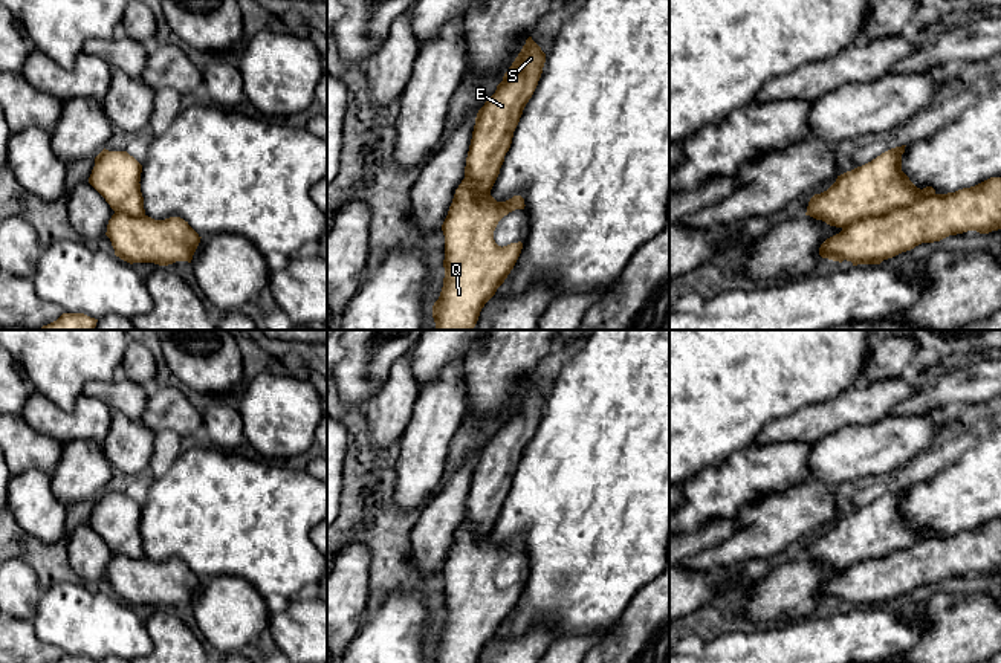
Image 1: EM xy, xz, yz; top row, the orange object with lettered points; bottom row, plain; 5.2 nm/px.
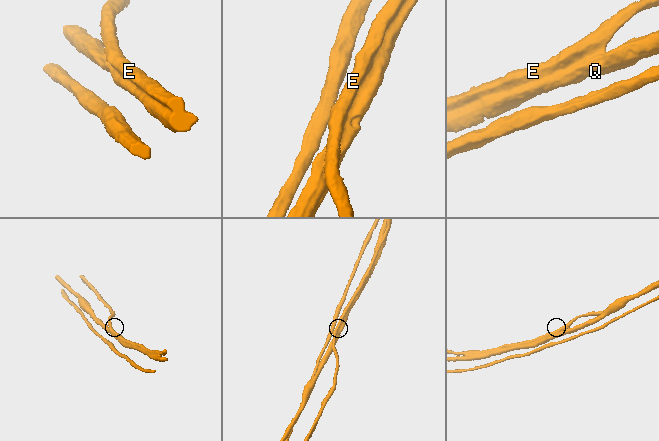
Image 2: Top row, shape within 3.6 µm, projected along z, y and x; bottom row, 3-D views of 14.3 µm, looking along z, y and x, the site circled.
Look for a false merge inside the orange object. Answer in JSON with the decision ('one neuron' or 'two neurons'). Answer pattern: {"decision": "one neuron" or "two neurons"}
{"decision": "two neurons"}

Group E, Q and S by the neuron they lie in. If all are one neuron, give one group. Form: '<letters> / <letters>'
E S / Q

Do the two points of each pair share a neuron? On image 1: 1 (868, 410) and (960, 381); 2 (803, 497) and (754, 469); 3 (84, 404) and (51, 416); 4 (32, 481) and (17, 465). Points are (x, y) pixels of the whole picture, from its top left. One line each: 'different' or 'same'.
1: different
2: different
3: same
4: different

